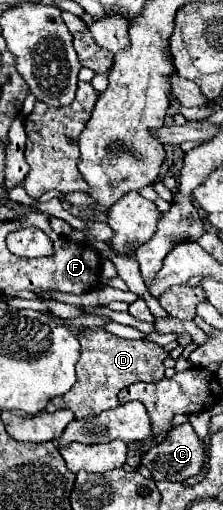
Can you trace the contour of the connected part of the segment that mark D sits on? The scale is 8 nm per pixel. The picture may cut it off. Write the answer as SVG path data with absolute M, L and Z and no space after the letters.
M102 328L84 330L78 336L78 340L80 340L80 360L76 364L78 380L72 386L72 390L50 400L46 406L46 412L68 408L74 412L76 418L96 416L104 410L118 406L118 392L124 386L130 386L136 382L156 382L164 378L162 362L168 356L168 352L150 340L124 340Z

